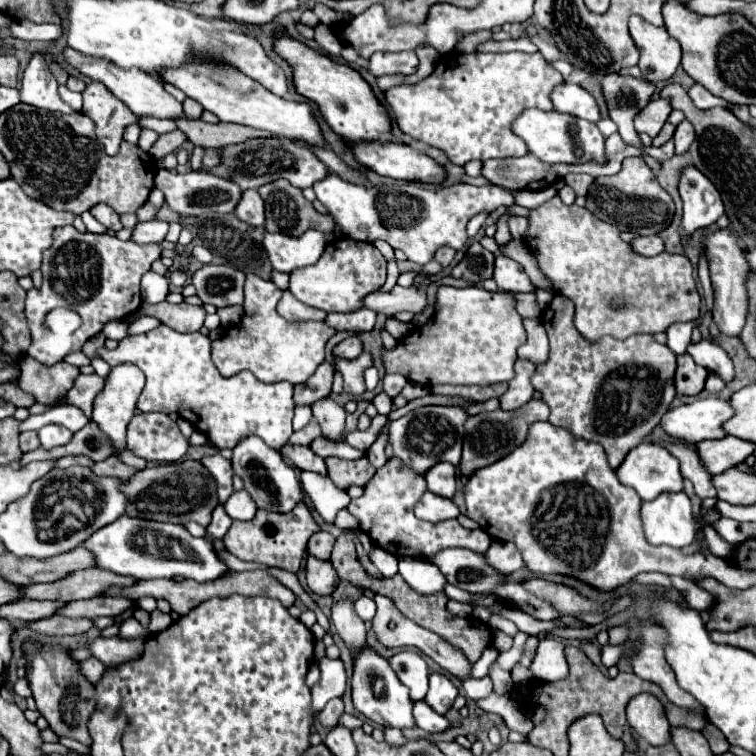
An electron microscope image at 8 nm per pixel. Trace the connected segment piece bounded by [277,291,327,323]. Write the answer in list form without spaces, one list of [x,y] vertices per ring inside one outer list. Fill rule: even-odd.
[[[283,291],[283,297],[277,305],[277,311],[281,317],[285,317],[291,323],[301,323],[301,321],[325,321],[327,313],[307,307],[305,303],[297,301],[291,291]]]

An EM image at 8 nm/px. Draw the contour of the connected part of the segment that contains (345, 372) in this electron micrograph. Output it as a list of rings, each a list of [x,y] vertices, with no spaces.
[[[369,351],[361,353],[361,361],[347,361],[347,359],[335,359],[337,369],[343,375],[343,389],[351,395],[363,393],[365,391],[365,379],[363,379],[363,371],[367,367],[373,367],[373,357]]]

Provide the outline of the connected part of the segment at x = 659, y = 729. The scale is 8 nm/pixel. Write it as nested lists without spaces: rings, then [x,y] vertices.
[[[639,693],[633,697],[627,705],[627,721],[649,745],[669,743],[669,721],[655,695]]]

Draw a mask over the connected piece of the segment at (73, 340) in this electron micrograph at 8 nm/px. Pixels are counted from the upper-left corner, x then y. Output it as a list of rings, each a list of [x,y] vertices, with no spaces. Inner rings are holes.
[[[73,225],[59,227],[53,233],[53,245],[43,257],[43,285],[39,289],[27,291],[25,315],[31,329],[29,357],[37,359],[41,365],[55,365],[65,359],[71,349],[81,349],[85,341],[97,335],[107,321],[123,319],[141,307],[139,281],[151,269],[153,261],[161,259],[161,243],[139,245],[135,241],[121,241],[113,235],[79,233]],[[55,307],[69,307],[81,315],[83,325],[67,339],[57,339],[49,335],[43,317]]]

